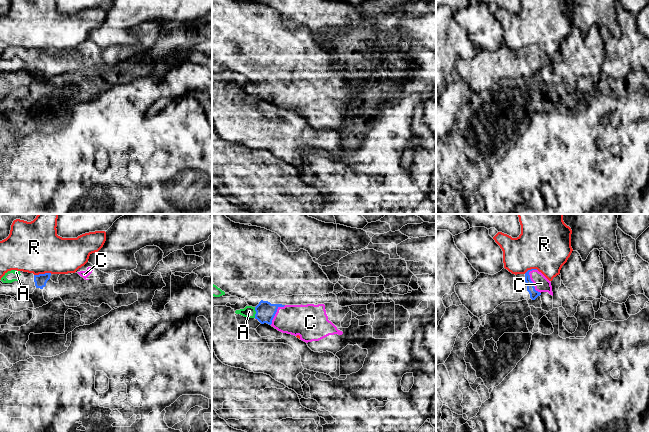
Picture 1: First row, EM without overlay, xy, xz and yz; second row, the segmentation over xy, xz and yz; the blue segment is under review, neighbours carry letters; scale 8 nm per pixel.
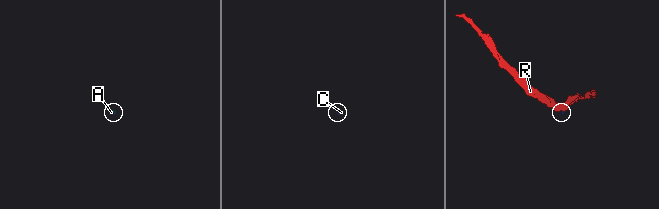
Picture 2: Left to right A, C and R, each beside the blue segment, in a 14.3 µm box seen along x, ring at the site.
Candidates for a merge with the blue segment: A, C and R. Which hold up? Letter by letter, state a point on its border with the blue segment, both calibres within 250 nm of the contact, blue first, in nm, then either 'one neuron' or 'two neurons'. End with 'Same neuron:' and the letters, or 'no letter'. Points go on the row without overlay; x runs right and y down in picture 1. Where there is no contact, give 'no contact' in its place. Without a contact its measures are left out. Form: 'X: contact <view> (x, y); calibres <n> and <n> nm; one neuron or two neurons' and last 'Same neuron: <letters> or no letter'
A: contact xz (256, 88); calibres 160 and 90 nm; one neuron
C: contact yz (532, 58); calibres 70 and 120 nm; one neuron
R: contact xy (42, 50); calibres 100 and 400 nm; two neurons
Same neuron: A, C

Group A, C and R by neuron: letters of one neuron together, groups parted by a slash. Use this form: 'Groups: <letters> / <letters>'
Groups: A C / R

